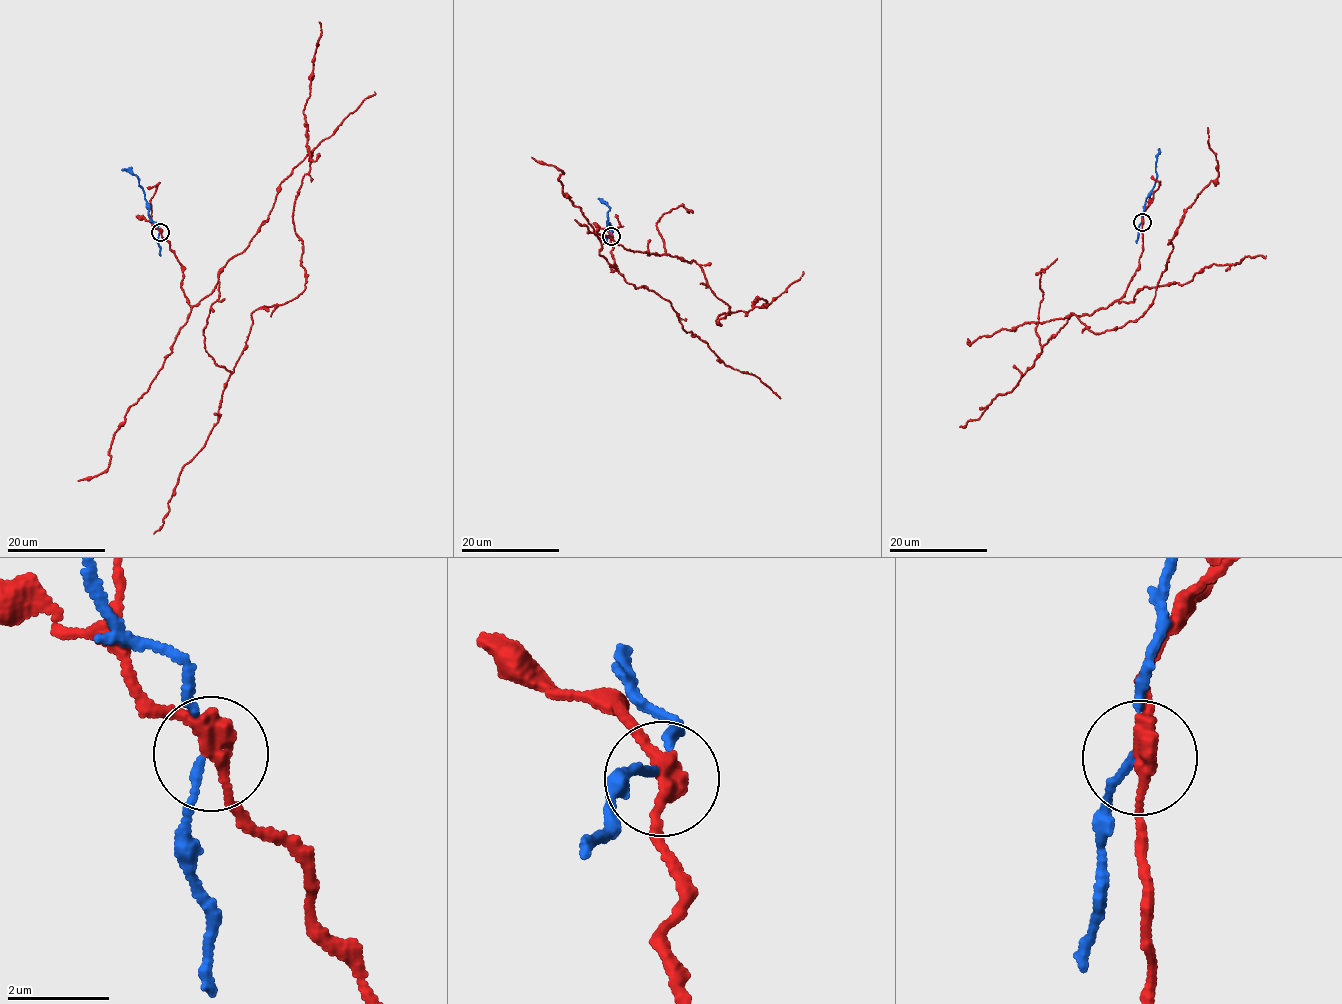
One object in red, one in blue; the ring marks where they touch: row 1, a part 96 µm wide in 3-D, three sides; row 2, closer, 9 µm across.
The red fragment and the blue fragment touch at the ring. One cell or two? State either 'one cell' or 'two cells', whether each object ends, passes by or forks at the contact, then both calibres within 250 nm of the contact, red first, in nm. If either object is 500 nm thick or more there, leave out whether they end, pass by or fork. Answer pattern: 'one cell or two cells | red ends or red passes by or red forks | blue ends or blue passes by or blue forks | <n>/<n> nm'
two cells | red passes by | blue passes by | 300/100 nm

